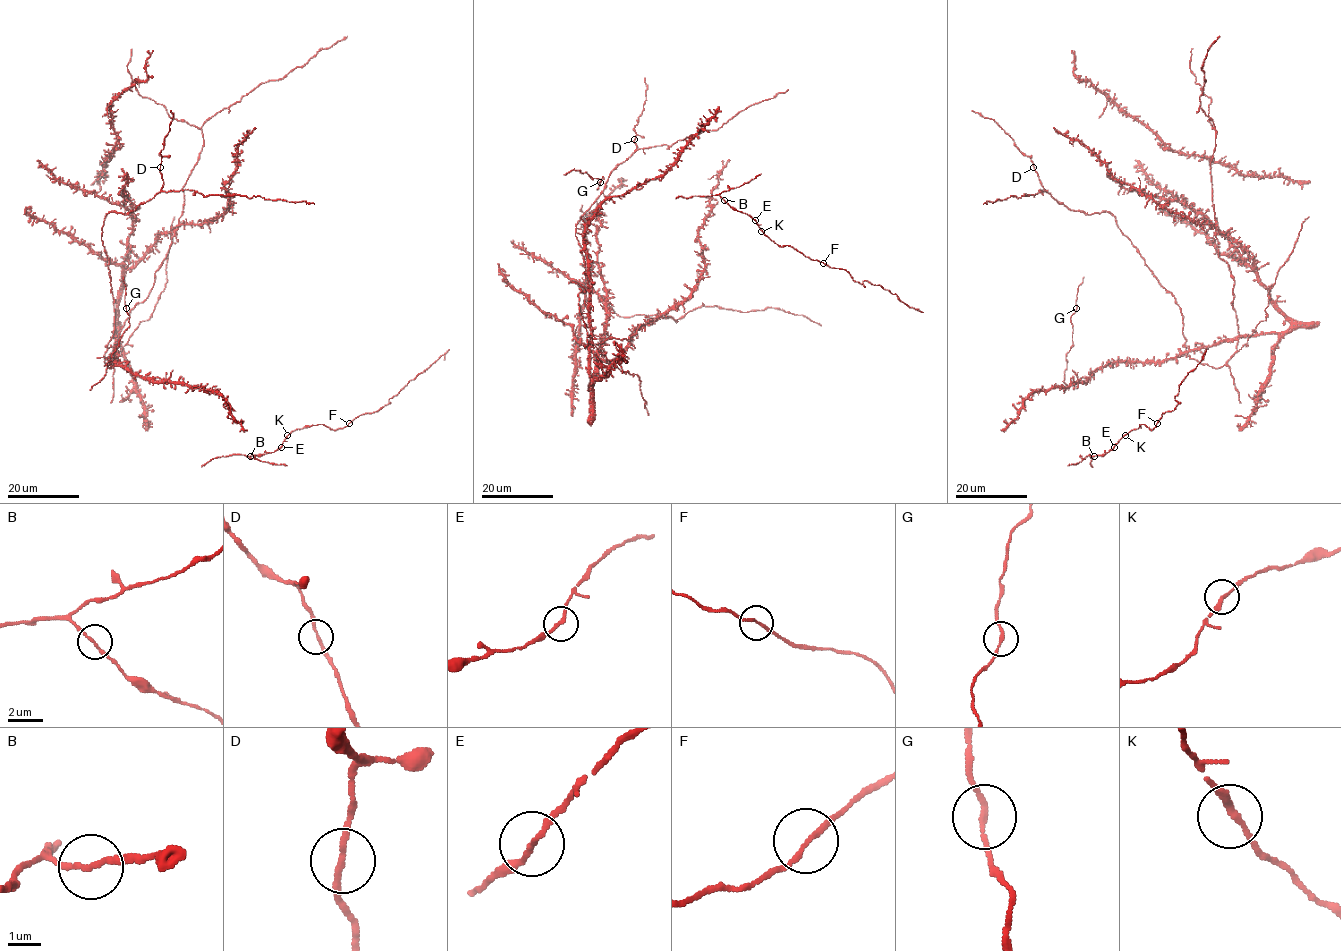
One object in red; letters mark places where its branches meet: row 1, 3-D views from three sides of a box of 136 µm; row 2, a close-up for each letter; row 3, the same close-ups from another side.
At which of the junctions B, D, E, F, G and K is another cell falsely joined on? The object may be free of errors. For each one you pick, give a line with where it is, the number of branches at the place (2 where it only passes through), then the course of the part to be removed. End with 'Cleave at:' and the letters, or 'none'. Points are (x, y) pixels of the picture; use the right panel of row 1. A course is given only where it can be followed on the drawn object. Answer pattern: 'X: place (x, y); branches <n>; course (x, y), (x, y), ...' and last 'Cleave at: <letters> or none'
Cleave at: none

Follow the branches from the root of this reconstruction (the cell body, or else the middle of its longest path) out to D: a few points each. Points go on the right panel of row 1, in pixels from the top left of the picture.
D: (1164, 362), (1237, 341), (1218, 368), (1192, 359), (1176, 298), (1116, 218), (1060, 204), (1033, 167)

